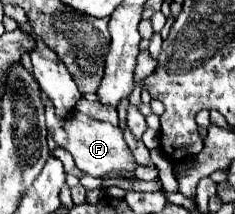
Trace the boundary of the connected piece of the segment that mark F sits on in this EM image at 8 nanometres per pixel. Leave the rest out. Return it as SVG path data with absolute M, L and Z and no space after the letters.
M47 99L45 105L45 119L47 119L47 133L55 139L55 143L63 149L67 149L73 159L75 165L85 171L91 177L105 177L109 173L123 173L125 179L133 179L135 173L133 169L137 167L131 151L127 149L125 141L123 141L123 131L119 127L113 127L111 123L103 123L103 121L95 121L79 111L71 111L65 119L59 119L55 115L55 107L51 107L51 101Z

